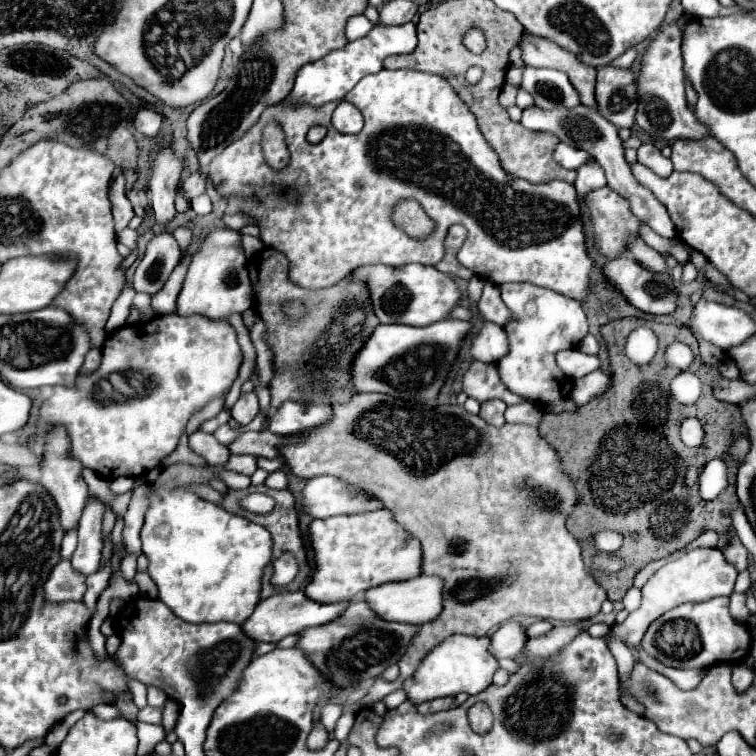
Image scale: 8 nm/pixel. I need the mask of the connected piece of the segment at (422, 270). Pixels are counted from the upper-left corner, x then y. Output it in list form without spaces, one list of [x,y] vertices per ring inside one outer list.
[[[405,264],[401,268],[389,266],[365,266],[351,272],[349,280],[365,284],[373,304],[373,312],[383,324],[409,324],[409,326],[429,326],[443,320],[449,310],[459,300],[459,288],[451,276],[435,270],[433,266]]]

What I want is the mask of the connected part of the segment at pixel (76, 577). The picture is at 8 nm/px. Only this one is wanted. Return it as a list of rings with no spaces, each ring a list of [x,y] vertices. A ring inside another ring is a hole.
[[[61,560],[53,568],[49,580],[45,582],[45,598],[53,602],[63,602],[63,600],[81,602],[87,590],[85,580],[87,578],[81,572],[77,572],[69,560]]]

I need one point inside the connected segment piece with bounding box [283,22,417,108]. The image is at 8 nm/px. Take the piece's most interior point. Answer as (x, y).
(328, 79)

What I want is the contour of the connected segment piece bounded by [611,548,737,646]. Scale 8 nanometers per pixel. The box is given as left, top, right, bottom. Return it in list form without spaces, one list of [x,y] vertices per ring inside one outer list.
[[[719,548],[691,550],[685,556],[681,556],[679,560],[665,564],[661,570],[657,570],[647,580],[647,584],[641,588],[641,592],[643,592],[641,606],[635,612],[631,612],[625,622],[615,624],[611,628],[611,634],[615,640],[621,640],[623,644],[637,646],[641,642],[641,636],[645,634],[645,628],[649,628],[649,624],[653,620],[657,620],[657,616],[665,614],[667,610],[675,608],[675,606],[681,606],[685,602],[703,602],[703,600],[711,600],[715,596],[729,596],[733,592],[735,578],[737,578],[735,566],[723,556],[723,552]]]

